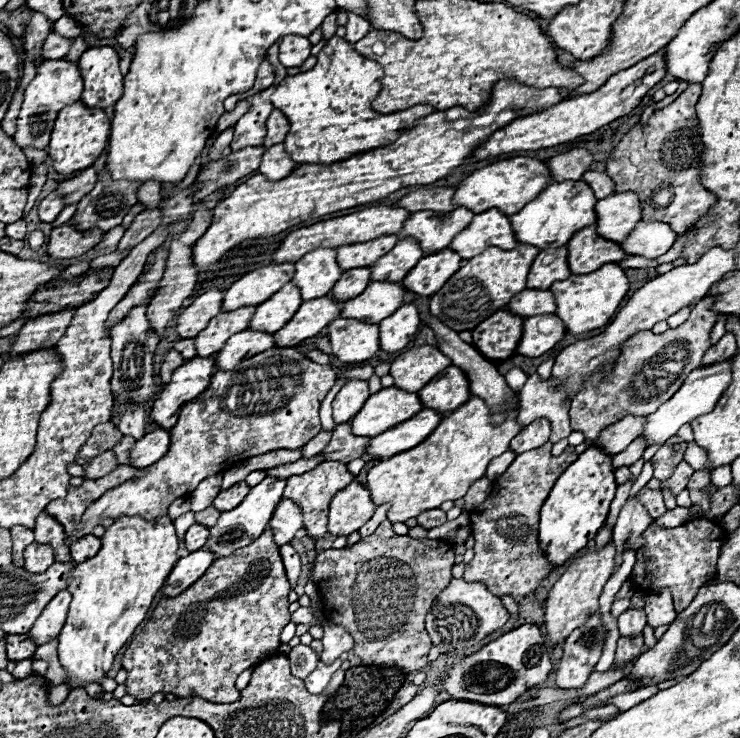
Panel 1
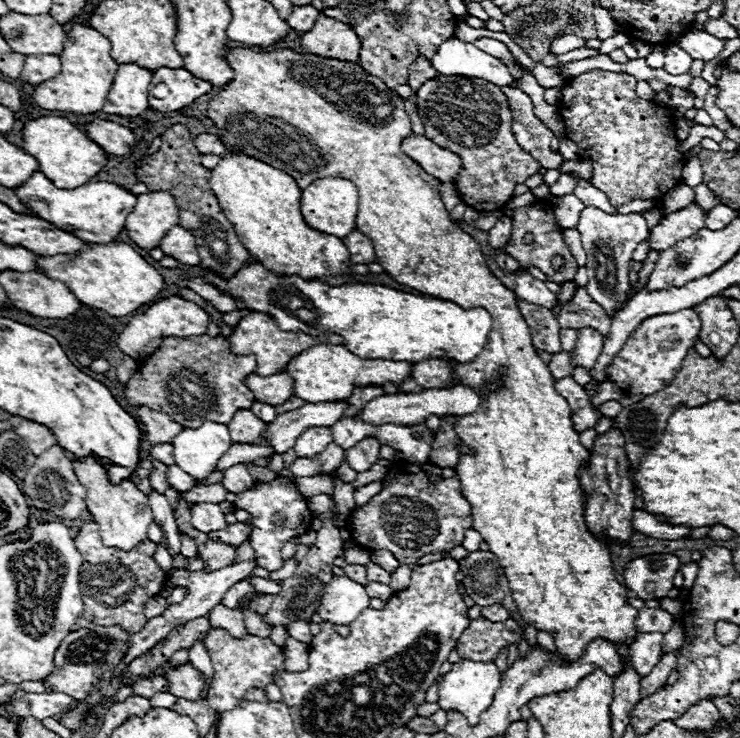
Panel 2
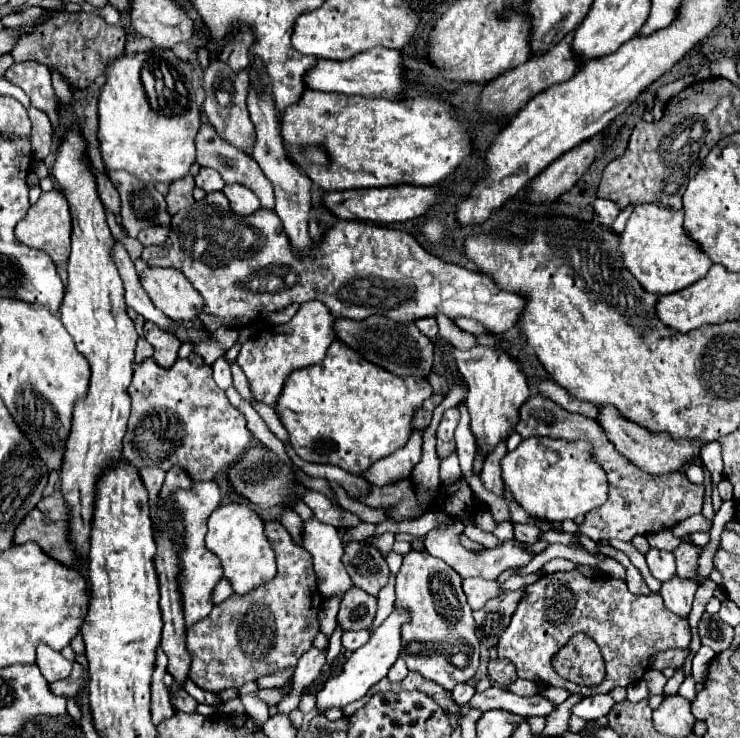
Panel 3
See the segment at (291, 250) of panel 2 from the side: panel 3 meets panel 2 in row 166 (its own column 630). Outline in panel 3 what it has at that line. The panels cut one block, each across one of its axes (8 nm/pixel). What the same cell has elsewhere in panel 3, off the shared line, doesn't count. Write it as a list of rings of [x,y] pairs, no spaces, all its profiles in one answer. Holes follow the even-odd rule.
[[[638,204],[630,214],[624,232],[620,234],[620,254],[624,268],[640,282],[646,292],[652,294],[672,294],[678,292],[696,280],[700,280],[712,262],[688,236],[682,228],[682,210],[664,208],[662,204]]]

